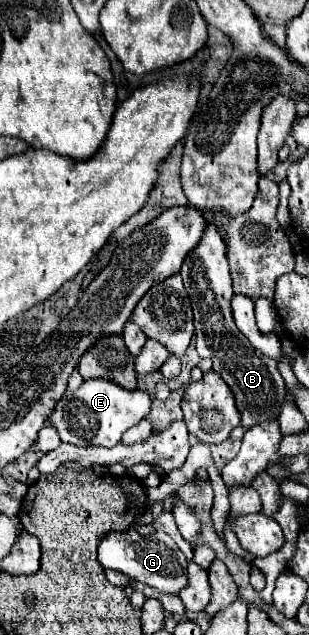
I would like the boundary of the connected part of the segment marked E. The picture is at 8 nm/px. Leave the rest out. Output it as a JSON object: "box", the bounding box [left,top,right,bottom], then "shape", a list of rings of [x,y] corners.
{"box":[48,379,150,447],"shape":[[[88,379],[74,393],[70,393],[70,397],[66,391],[58,399],[54,411],[48,417],[48,423],[52,423],[58,429],[62,443],[70,443],[76,447],[90,447],[90,445],[114,447],[116,443],[120,443],[124,431],[140,423],[148,415],[148,411],[150,411],[148,393],[140,389],[134,391],[122,389],[106,379]]]}

